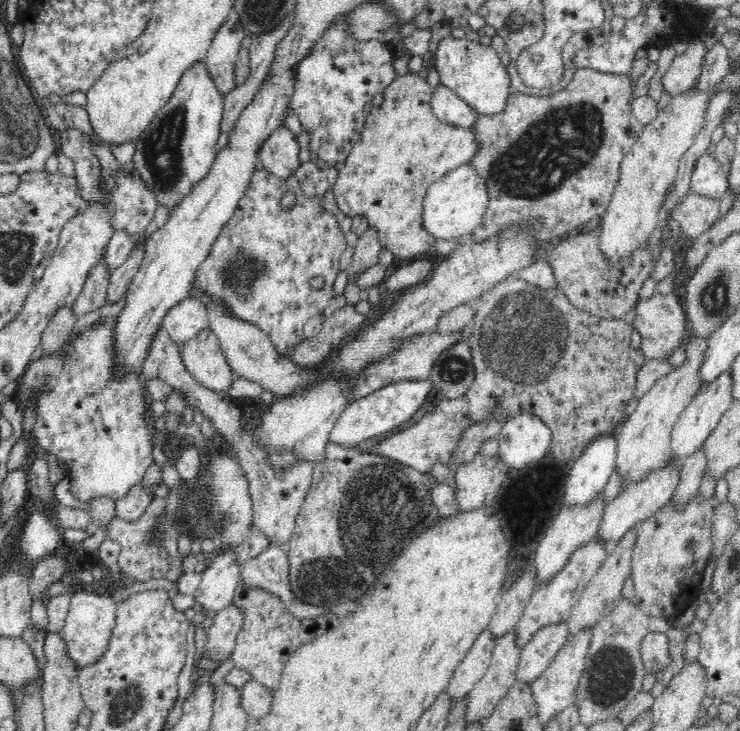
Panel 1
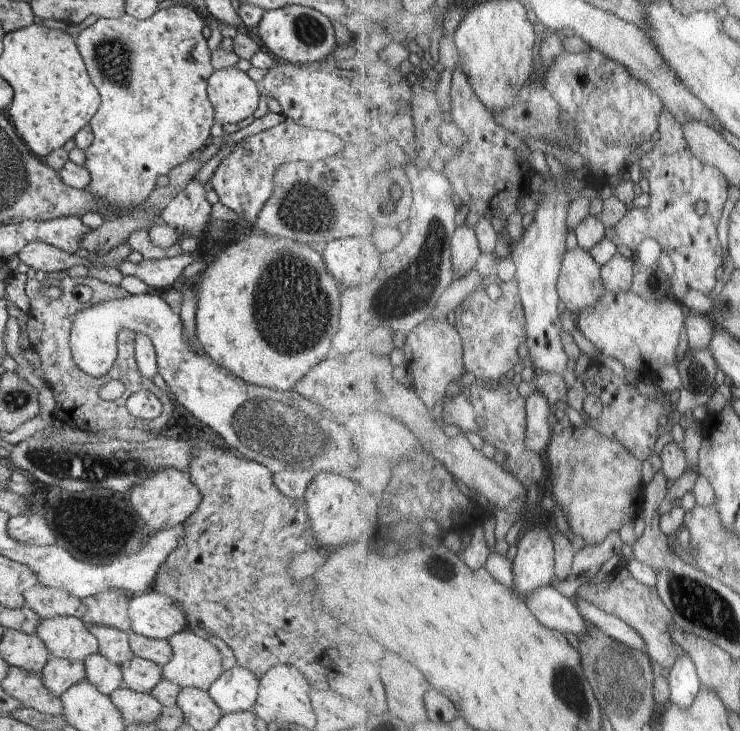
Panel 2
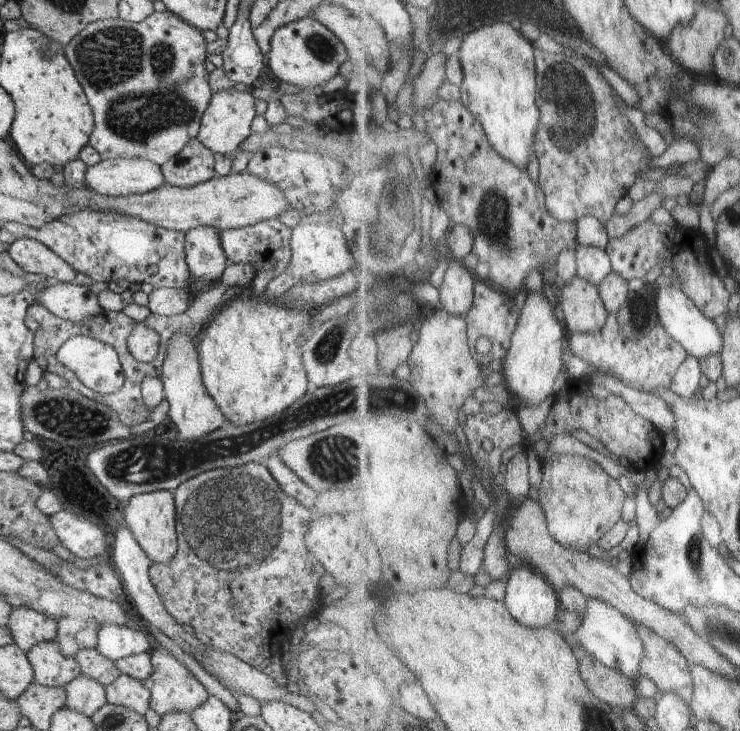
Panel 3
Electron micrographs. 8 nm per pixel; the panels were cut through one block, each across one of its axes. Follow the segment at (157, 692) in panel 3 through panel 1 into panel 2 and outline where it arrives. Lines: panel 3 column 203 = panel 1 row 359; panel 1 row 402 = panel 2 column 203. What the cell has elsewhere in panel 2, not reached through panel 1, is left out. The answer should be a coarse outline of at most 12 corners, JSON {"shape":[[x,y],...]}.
{"shape":[[184,628],[167,639],[163,678],[208,691],[225,670],[222,651]]}

